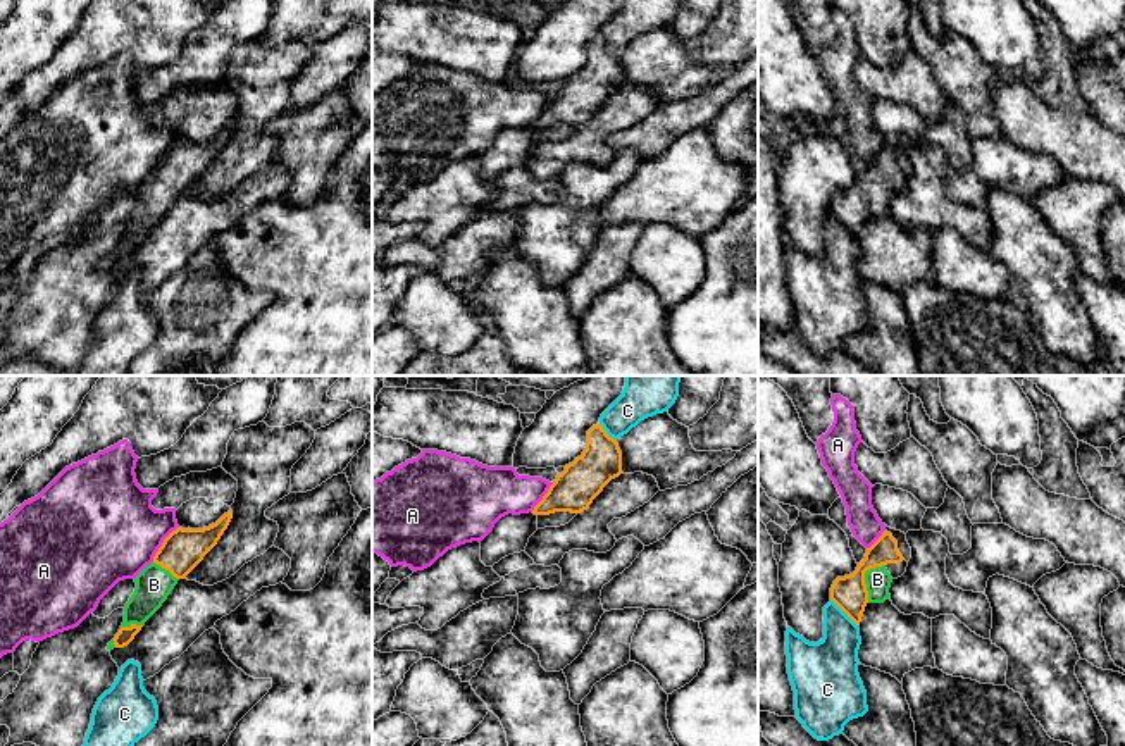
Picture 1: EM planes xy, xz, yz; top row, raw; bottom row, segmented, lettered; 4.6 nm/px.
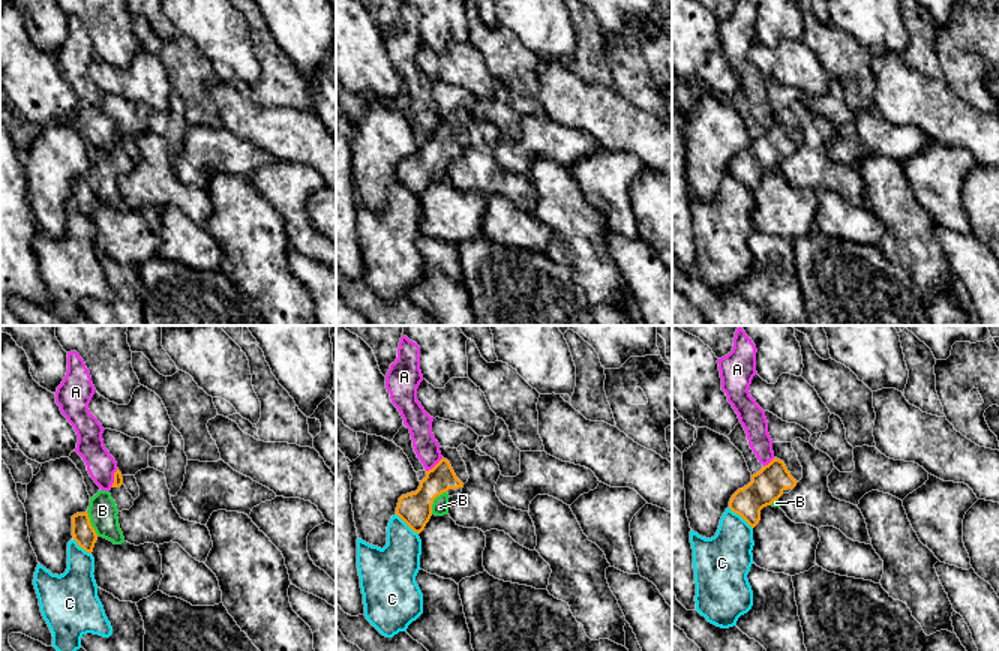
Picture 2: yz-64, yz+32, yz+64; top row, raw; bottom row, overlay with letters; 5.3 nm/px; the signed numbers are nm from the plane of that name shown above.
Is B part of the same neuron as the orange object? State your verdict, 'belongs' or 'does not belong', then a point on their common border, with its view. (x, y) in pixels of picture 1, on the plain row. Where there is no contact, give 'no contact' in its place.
belongs; contact yz (863, 192)

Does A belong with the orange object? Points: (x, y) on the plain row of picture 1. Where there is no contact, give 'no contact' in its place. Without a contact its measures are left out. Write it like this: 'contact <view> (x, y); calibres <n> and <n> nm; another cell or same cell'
contact xy (162, 157); calibres 190 and 460 nm; another cell

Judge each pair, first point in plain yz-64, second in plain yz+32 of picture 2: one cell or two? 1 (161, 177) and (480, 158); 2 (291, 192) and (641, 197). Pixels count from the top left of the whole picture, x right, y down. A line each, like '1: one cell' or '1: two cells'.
1: one cell
2: two cells

